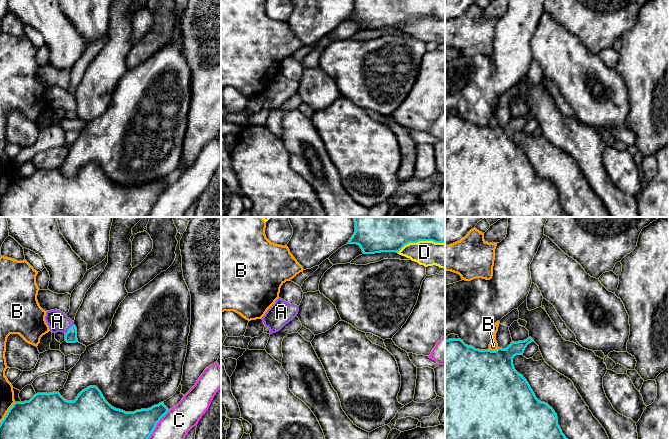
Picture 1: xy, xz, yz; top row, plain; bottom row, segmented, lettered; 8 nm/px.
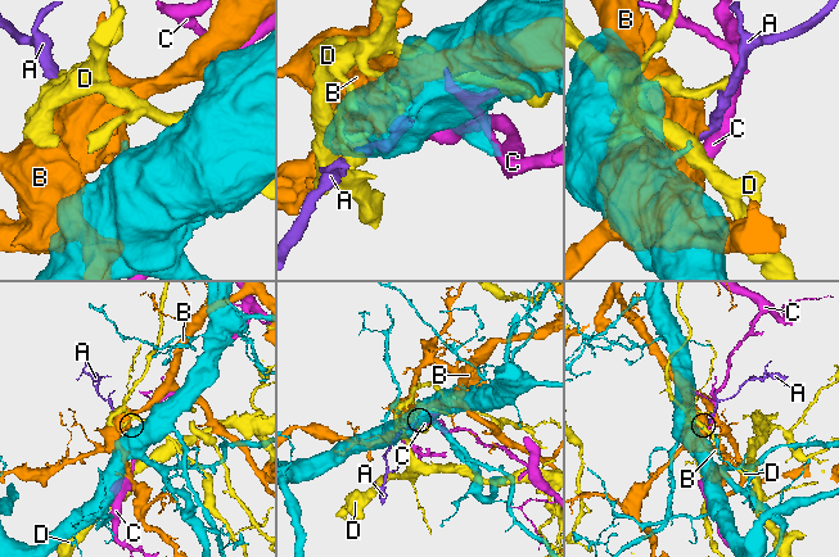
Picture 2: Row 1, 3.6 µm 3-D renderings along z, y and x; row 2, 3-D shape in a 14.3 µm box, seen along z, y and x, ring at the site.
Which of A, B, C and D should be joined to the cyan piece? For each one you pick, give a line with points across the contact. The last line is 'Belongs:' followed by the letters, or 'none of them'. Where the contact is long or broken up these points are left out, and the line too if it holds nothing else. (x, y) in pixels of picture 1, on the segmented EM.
A: across xy (71, 336), (68, 329), (57, 321)
Belongs: A

